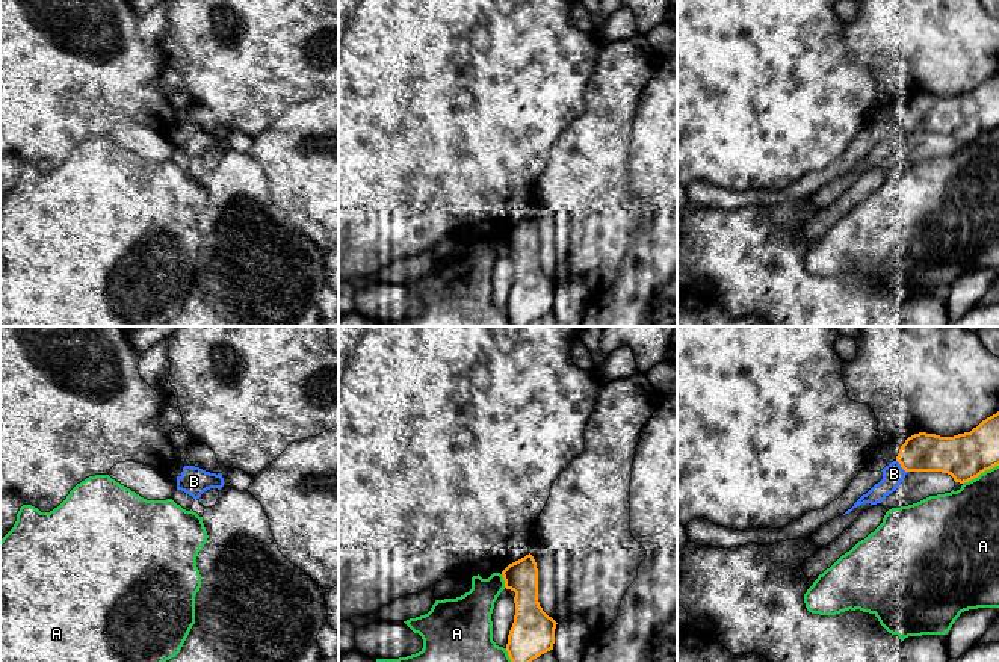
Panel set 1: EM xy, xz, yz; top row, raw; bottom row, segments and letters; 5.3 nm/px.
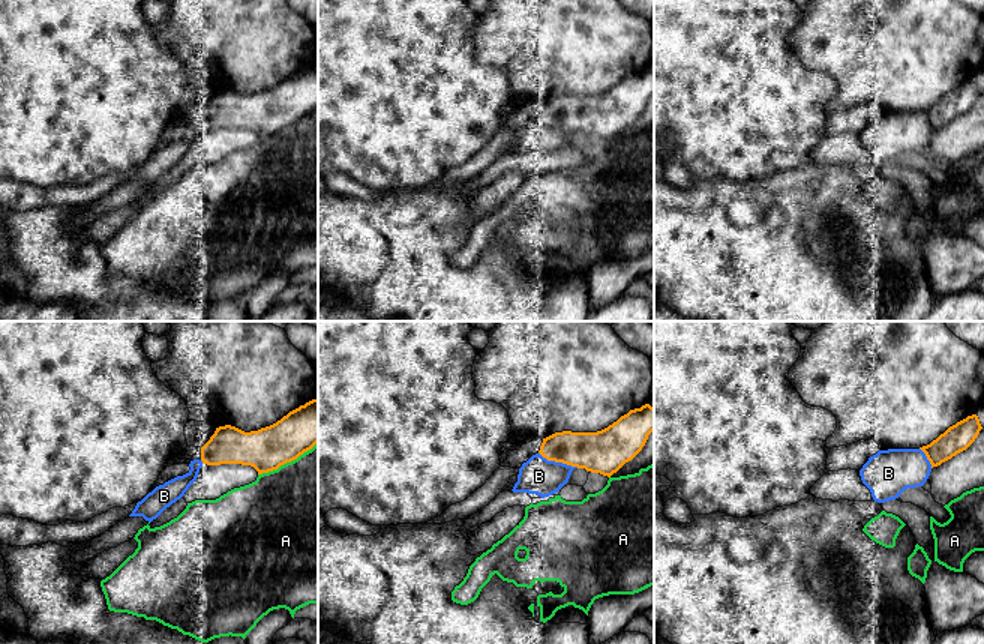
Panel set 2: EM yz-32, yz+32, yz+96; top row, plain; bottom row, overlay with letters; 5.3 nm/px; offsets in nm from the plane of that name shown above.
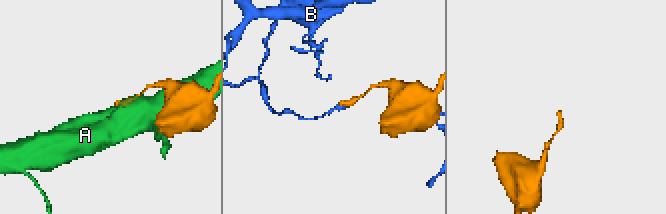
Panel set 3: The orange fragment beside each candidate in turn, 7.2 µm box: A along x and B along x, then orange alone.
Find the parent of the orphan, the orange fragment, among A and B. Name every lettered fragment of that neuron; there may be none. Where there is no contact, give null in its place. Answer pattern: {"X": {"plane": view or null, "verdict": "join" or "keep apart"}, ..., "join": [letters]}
{"A": {"plane": "yz", "verdict": "keep apart"}, "B": {"plane": "yz", "verdict": "keep apart"}, "join": []}

